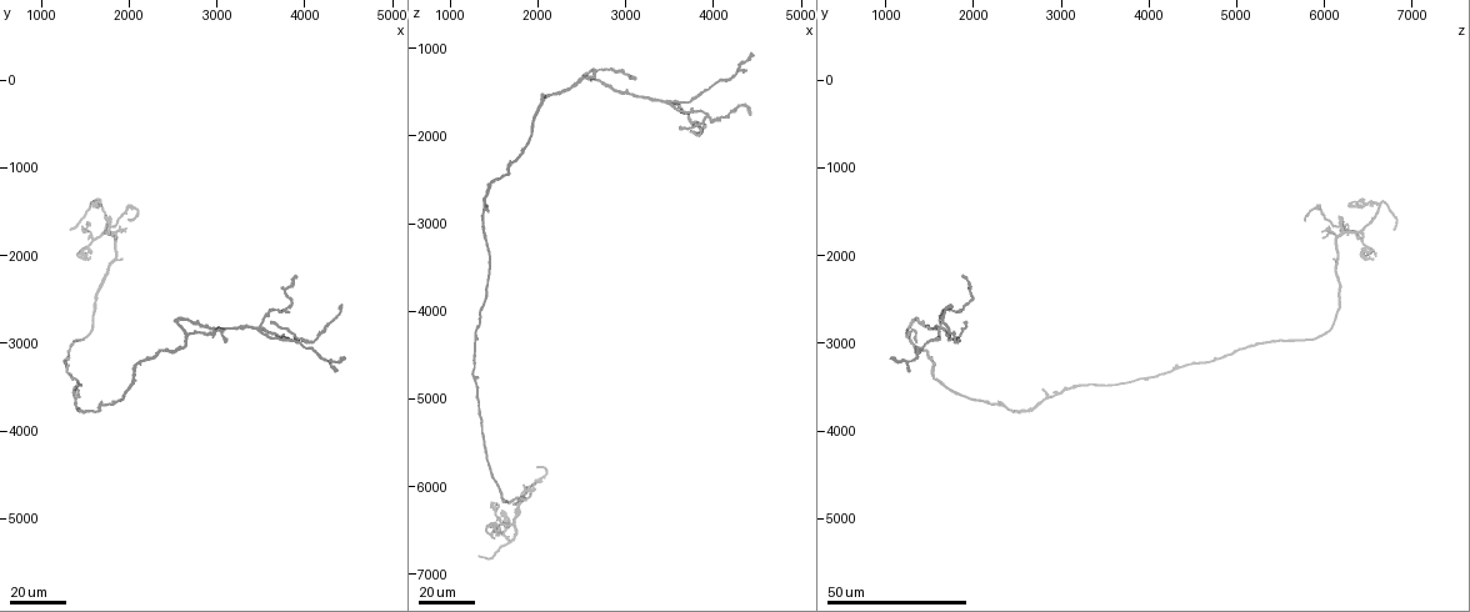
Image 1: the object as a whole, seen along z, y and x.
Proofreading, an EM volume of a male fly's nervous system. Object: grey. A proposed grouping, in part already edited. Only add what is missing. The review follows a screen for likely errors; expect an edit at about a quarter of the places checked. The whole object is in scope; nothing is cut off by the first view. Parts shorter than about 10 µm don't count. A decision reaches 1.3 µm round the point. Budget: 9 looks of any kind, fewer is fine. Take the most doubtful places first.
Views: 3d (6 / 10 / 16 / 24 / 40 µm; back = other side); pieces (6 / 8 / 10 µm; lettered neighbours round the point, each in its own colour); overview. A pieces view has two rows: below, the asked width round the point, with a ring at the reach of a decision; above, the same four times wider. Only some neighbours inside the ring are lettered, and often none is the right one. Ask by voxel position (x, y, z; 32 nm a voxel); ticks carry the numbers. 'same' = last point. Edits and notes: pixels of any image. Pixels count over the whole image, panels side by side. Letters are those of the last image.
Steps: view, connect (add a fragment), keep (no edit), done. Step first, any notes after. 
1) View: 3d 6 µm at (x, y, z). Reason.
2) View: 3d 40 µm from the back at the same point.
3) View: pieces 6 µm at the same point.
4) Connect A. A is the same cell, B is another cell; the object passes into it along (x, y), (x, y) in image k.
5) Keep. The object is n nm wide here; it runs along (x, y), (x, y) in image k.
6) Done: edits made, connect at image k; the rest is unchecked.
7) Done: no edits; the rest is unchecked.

View: 3d 40 µm at (3750, 2950, 1700). Free end.

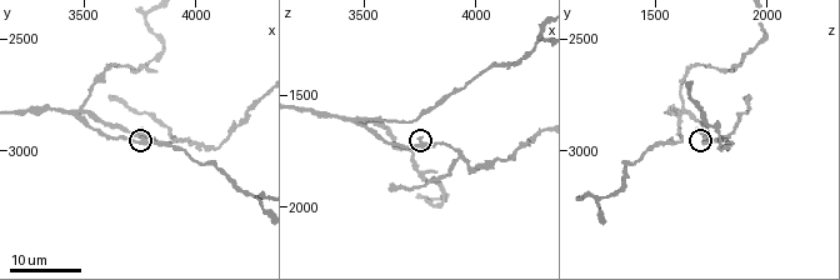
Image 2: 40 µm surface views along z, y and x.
View: pieces 8 µm at (3760, 2890, 1690).

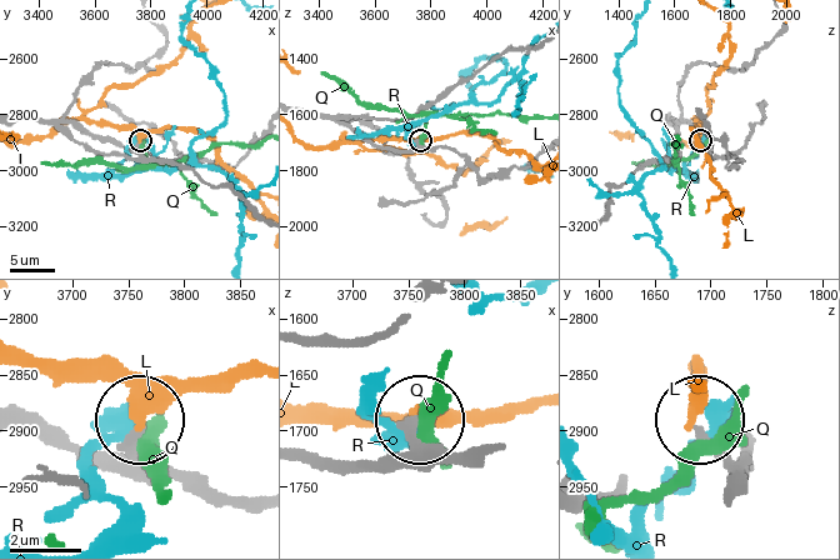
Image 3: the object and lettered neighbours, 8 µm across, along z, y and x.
Keep. L, Q and R are other cells; it runs along (305, 449), (341, 464), (386, 464), (404, 455), (419, 423) in image 3; no lettered fragment goes on from it.

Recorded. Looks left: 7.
View: 3d 40 µm at (1350, 1700, 6800). End of a long branch.

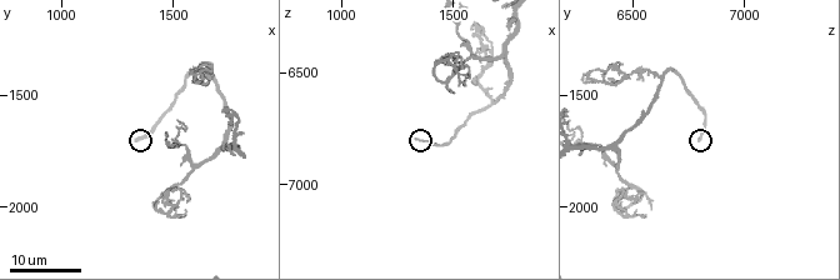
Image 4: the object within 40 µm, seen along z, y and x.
View: 3d 10 µm at (1330, 1710, 6790).

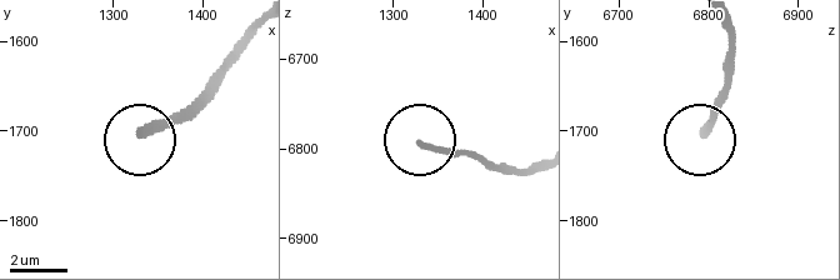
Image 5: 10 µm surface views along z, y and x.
View: pieces 10 µm at (1335, 1700, 6795). What lies round it.

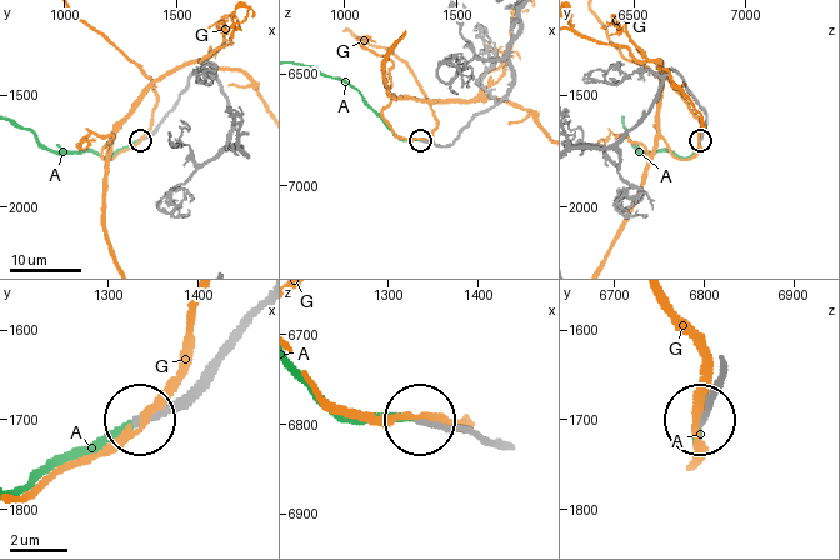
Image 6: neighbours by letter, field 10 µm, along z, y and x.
Connect A. The object is 260 nm wide here; A is the same cell, G is another cell; the object passes into it along (211, 363), (164, 406), (64, 451), (23, 486) in image 6; it goes on there.

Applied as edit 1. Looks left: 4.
View: overview.

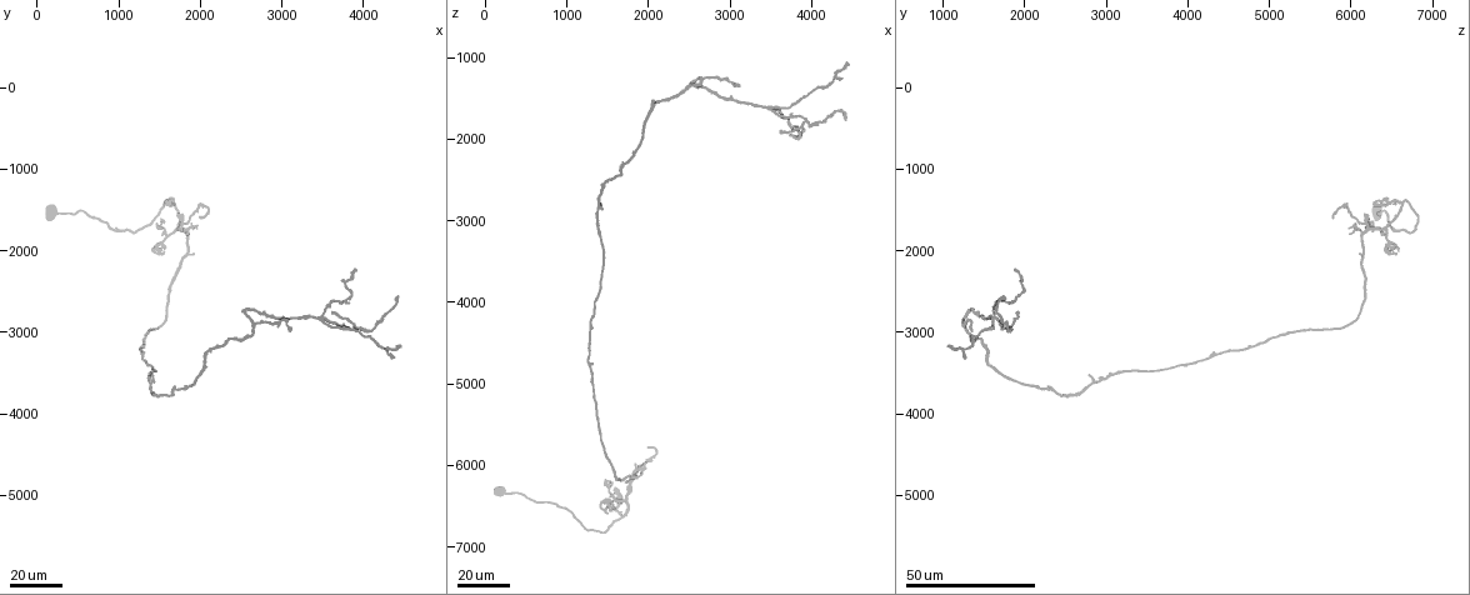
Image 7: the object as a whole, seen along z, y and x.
View: 3d 40 µm at (3800, 2650, 1850). An open end.

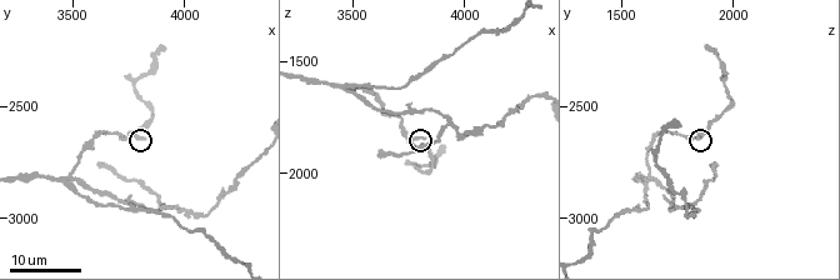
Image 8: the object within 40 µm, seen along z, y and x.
View: pieces 8 µm at (3820, 2650, 1830).

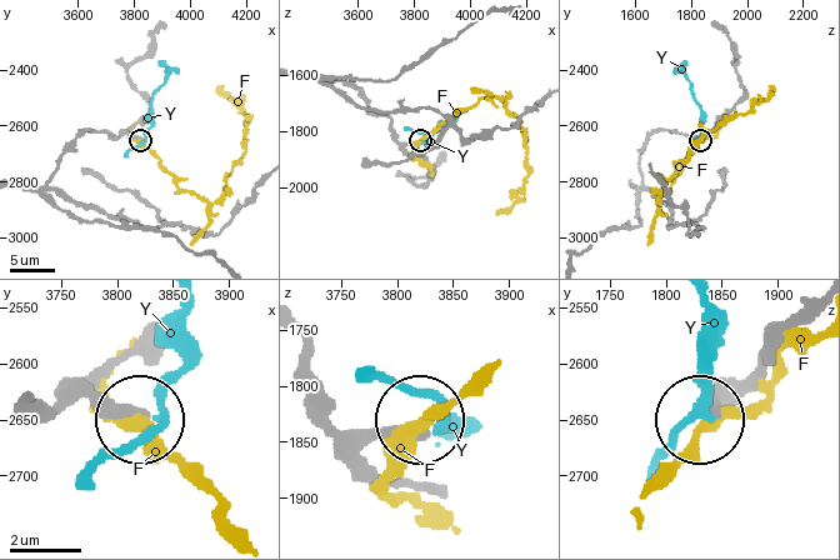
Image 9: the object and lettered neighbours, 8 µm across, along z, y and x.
Keep. F and Y are other cells; none of them fits.

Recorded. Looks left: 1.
Done: edits made, connect at image 6; the rest is unchecked.

